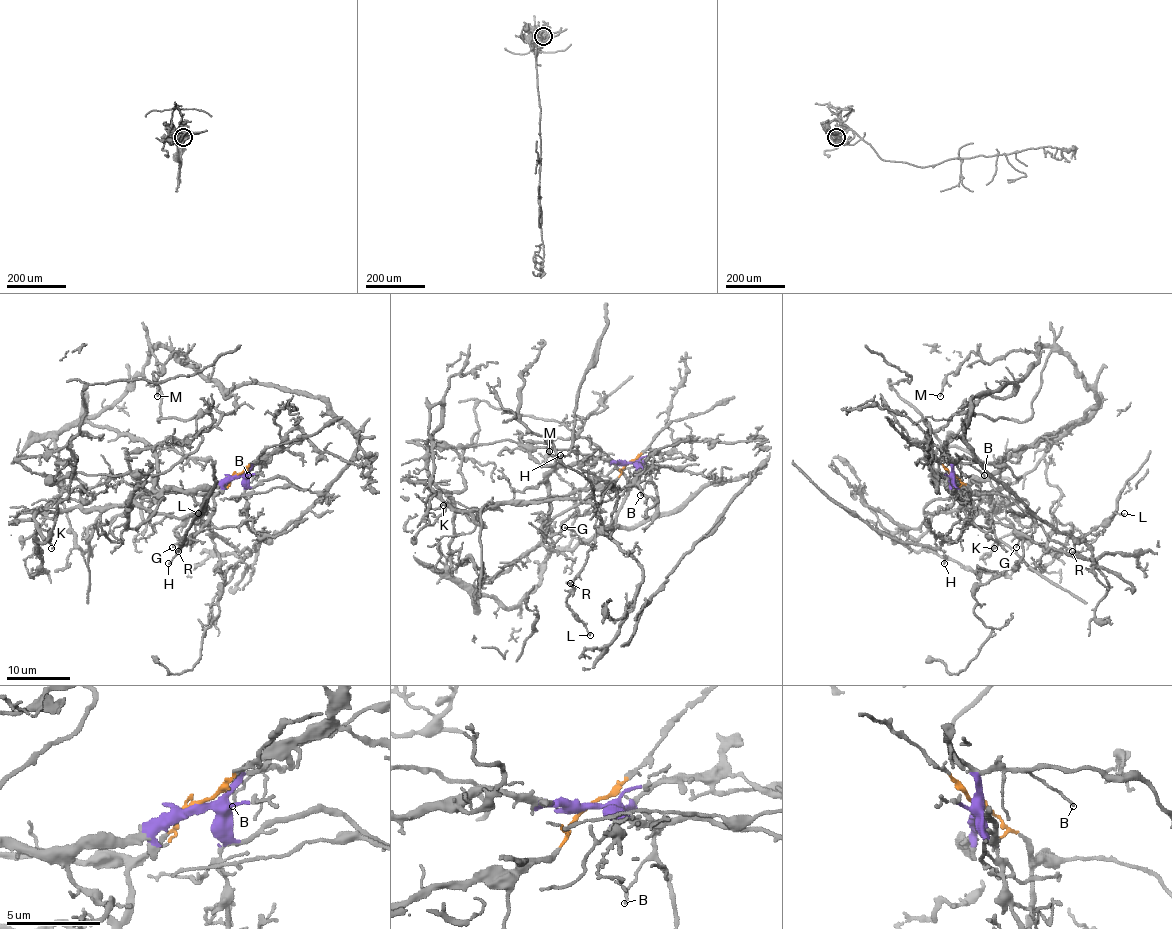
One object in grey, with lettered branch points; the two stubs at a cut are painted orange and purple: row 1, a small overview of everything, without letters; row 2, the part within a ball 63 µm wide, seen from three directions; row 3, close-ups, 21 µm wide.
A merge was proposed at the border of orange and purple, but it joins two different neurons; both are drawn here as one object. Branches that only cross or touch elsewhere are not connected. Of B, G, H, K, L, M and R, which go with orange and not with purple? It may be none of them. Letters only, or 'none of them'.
G, H, K, L, R

